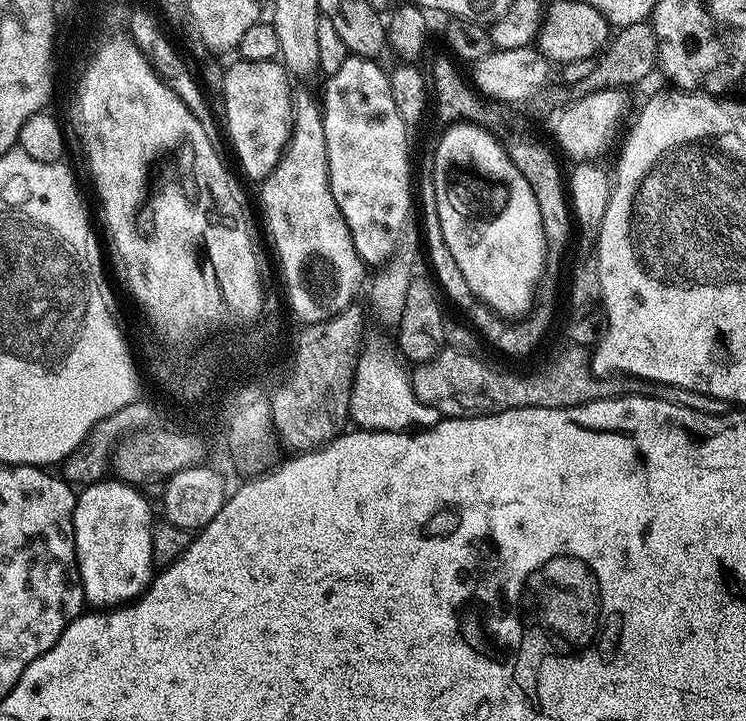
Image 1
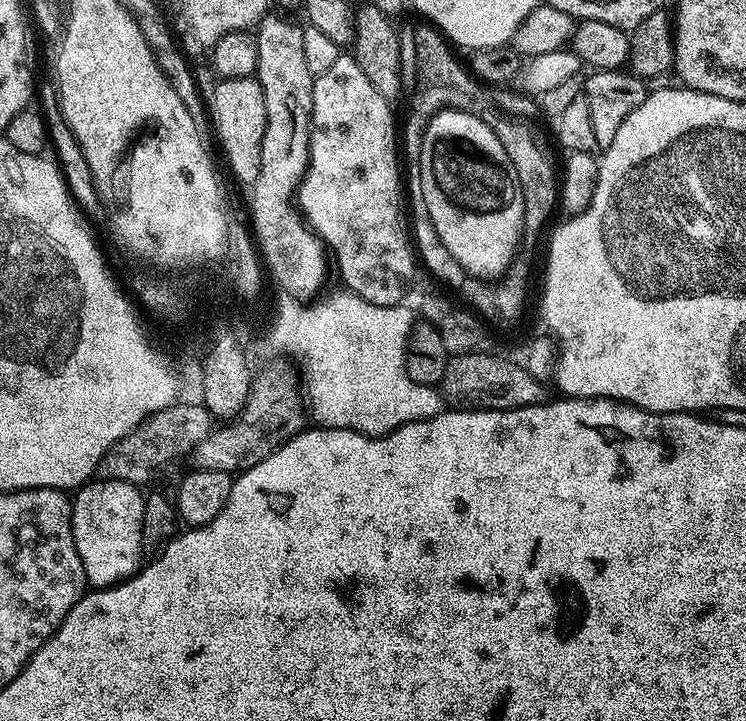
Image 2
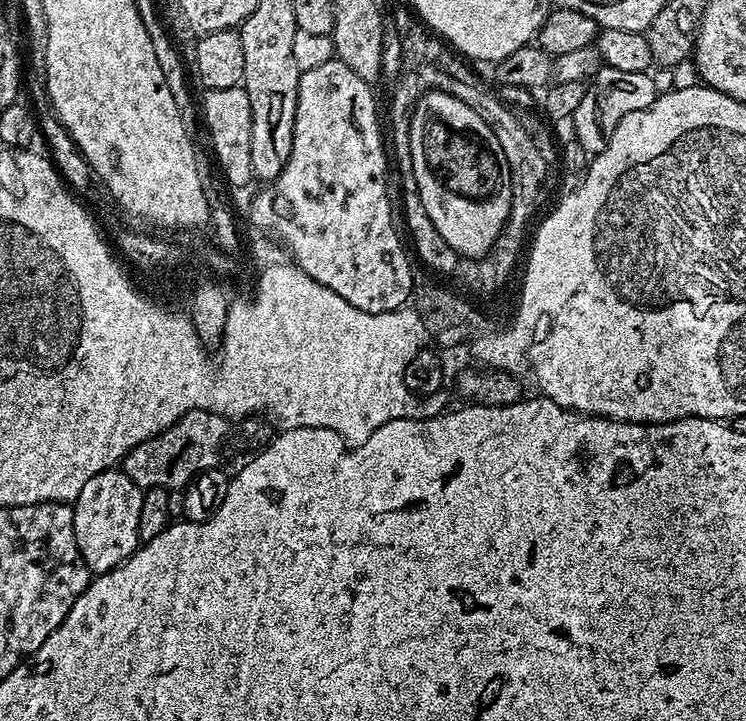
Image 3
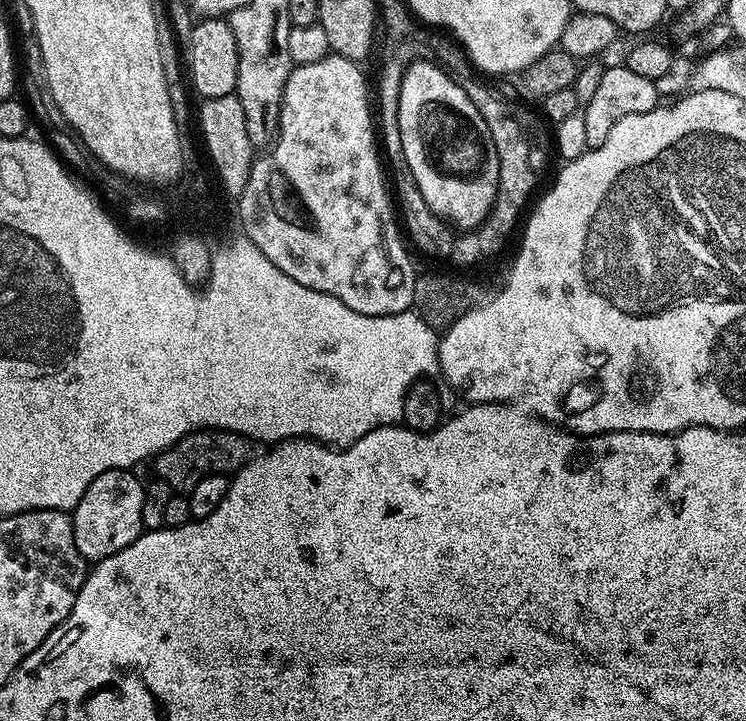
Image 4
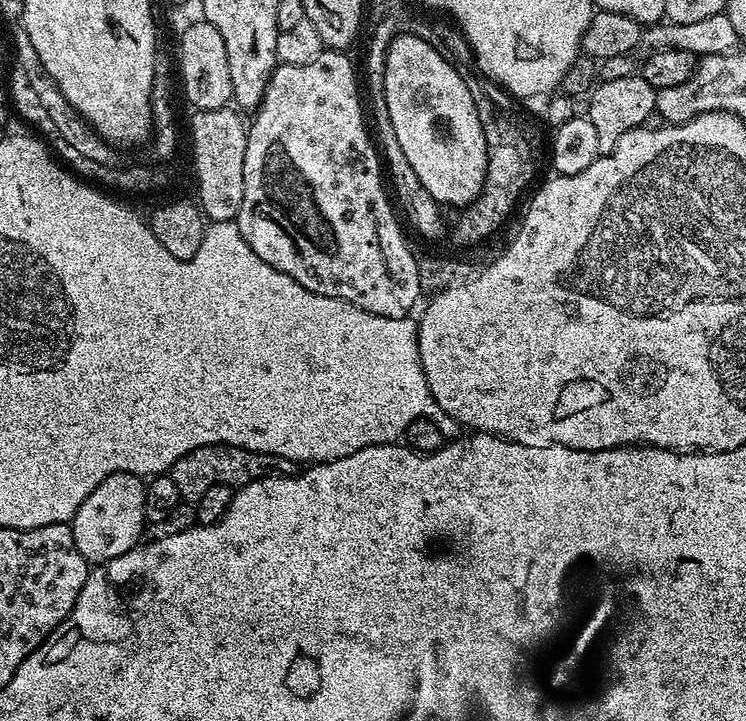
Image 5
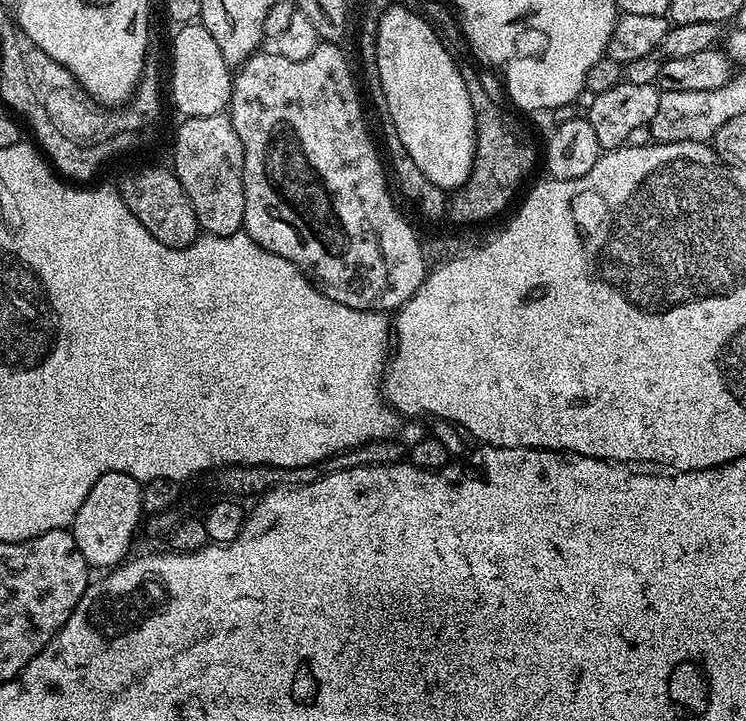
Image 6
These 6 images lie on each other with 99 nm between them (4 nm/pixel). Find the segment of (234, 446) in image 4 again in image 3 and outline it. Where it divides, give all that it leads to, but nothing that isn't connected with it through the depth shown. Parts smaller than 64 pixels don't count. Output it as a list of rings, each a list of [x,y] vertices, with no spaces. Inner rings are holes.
[[[195,408],[193,412],[187,412],[182,418],[178,418],[174,426],[134,446],[134,450],[124,455],[122,471],[142,490],[146,488],[183,490],[202,469],[214,468],[221,463],[220,451],[228,440],[228,428],[230,422],[225,416]]]

